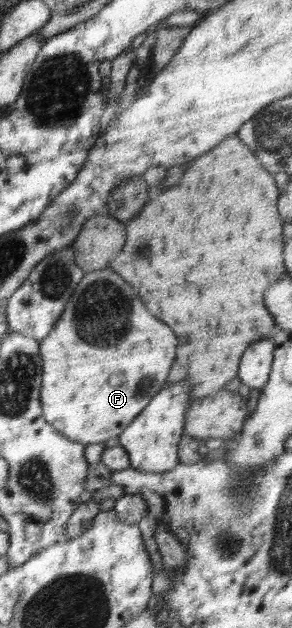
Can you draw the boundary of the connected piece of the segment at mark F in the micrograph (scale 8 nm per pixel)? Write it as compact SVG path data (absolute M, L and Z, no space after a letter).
M110 267L103 270L94 270L80 280L74 292L70 296L66 308L62 312L60 318L55 323L52 331L39 341L40 355L43 359L43 378L40 388L40 401L43 403L43 416L46 423L50 423L56 431L60 432L72 441L78 441L84 445L90 443L106 443L112 437L119 437L124 428L148 405L149 401L164 387L166 379L168 379L168 371L172 367L172 361L176 357L176 337L170 331L168 325L164 325L162 321L158 321L150 311L144 309L142 301L138 299L138 295L134 295L132 287L122 281L114 271L110 271Z

